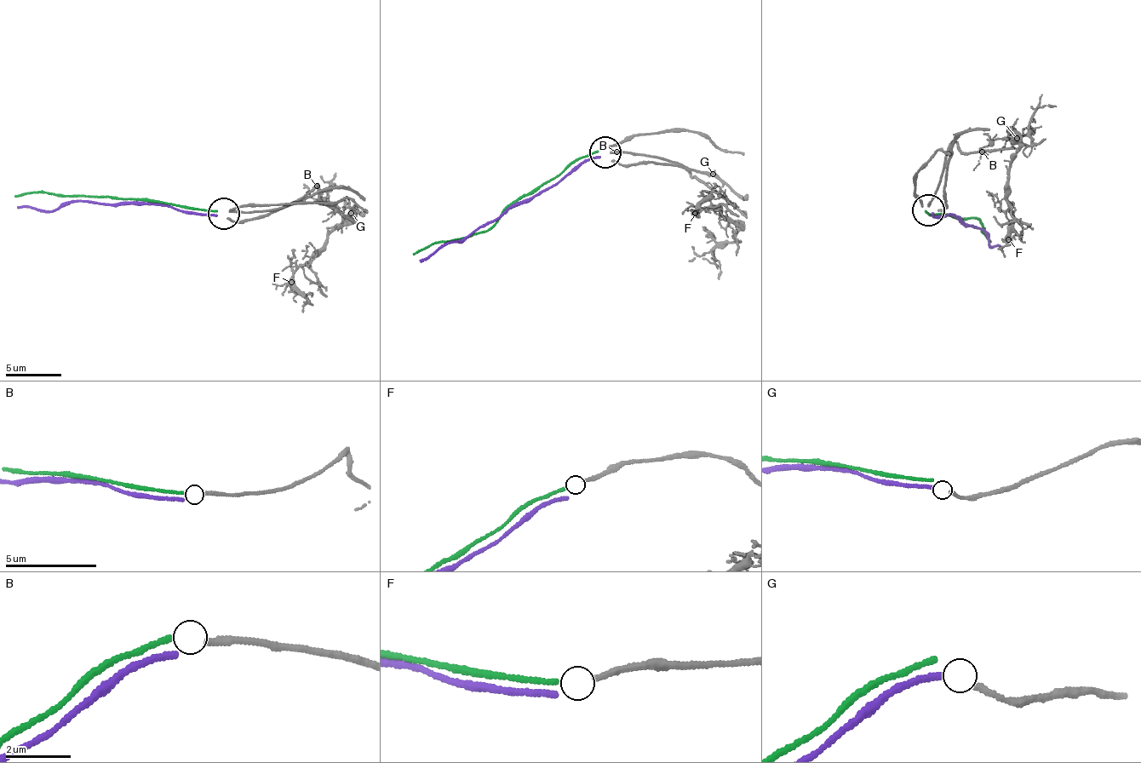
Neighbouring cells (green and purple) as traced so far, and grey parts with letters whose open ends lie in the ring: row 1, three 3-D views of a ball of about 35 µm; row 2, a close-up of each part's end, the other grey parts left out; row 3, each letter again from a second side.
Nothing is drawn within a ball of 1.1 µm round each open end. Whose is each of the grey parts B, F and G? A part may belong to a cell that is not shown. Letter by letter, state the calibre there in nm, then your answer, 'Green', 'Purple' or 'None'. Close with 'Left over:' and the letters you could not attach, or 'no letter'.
B: Thickness 240 nm. None
F: Thickness 170 nm. Green
G: Thickness 180 nm. Purple
Left over: B

